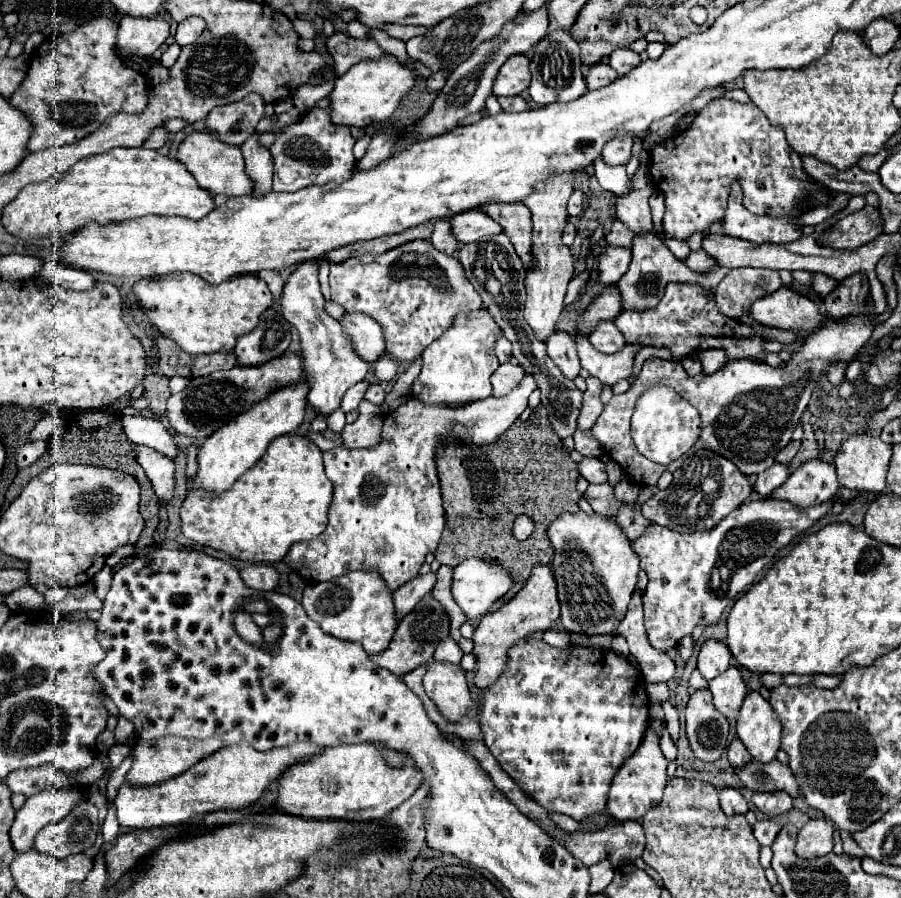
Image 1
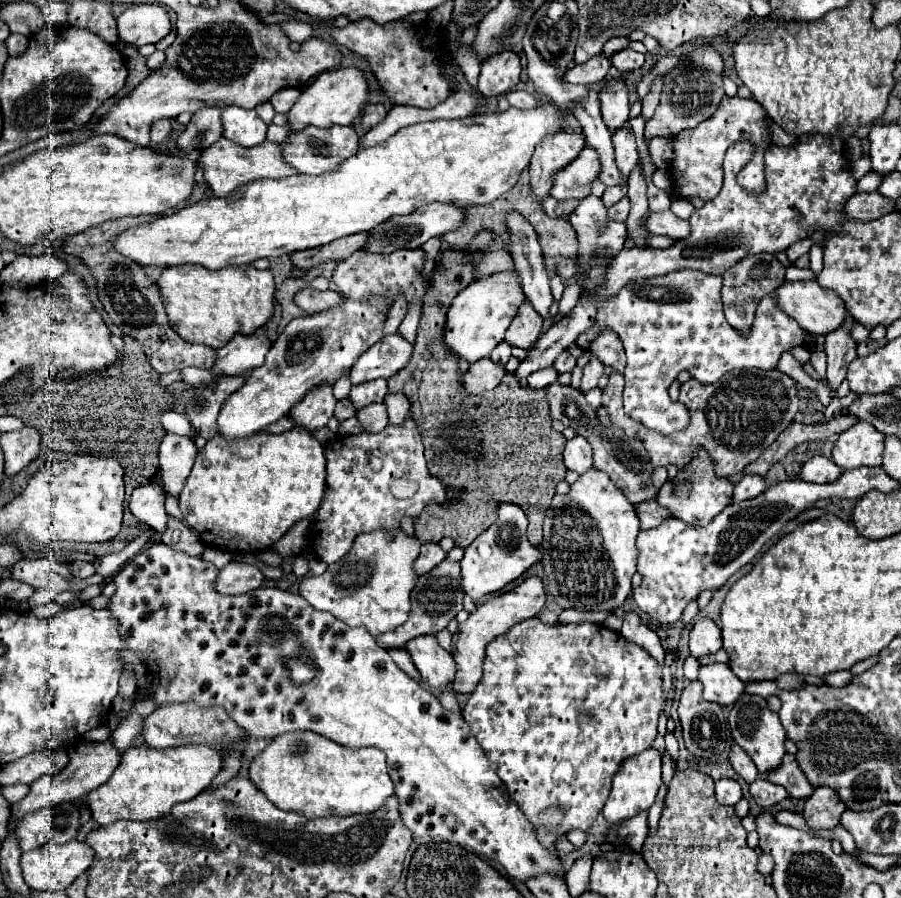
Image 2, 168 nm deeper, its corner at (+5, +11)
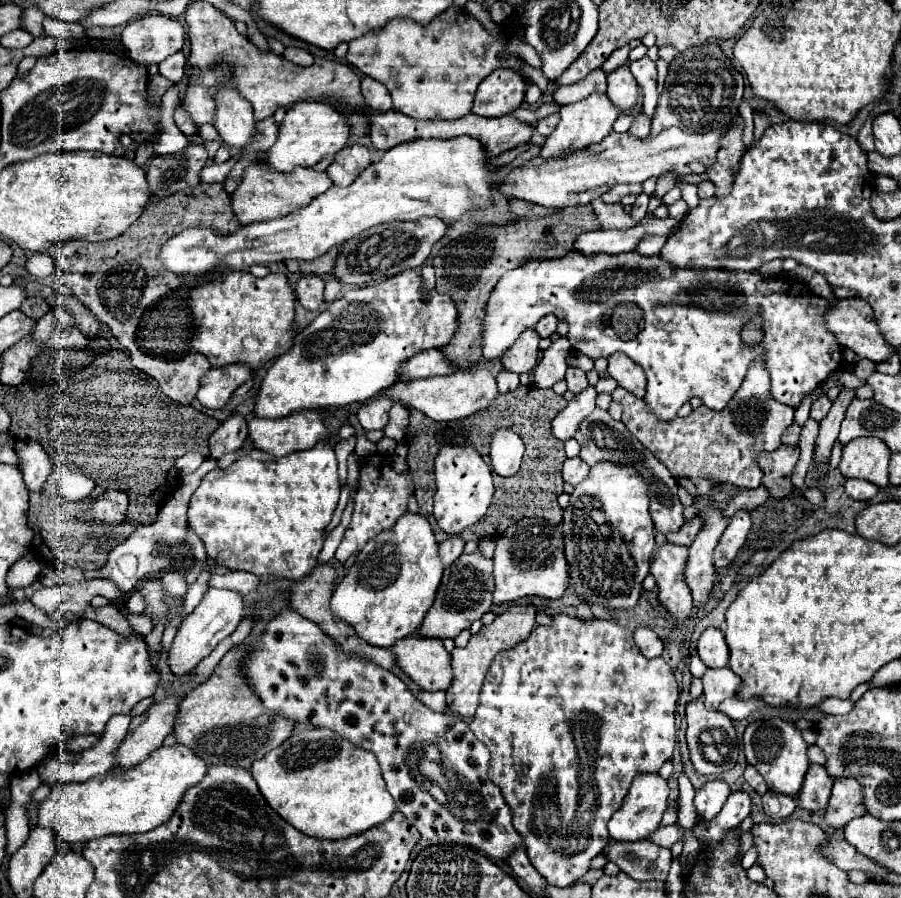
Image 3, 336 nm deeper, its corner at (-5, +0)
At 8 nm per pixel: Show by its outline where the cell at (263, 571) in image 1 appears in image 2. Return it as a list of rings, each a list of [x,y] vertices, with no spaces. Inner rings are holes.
[[[230,561],[224,569],[220,569],[214,589],[222,591],[224,595],[242,595],[252,589],[258,589],[262,583],[264,575],[256,565]]]

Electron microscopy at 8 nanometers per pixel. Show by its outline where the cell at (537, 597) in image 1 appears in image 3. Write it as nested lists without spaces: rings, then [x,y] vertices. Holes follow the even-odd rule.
[[[534,604],[512,606],[506,612],[498,614],[490,626],[482,626],[480,632],[470,638],[466,648],[454,648],[454,652],[452,652],[454,680],[452,680],[452,686],[446,690],[448,708],[452,712],[458,712],[460,716],[474,716],[478,702],[480,702],[482,682],[484,682],[484,676],[488,672],[492,658],[498,652],[502,652],[506,648],[514,648],[518,642],[526,640],[530,636],[530,632],[534,630],[534,626],[536,626],[536,606]]]

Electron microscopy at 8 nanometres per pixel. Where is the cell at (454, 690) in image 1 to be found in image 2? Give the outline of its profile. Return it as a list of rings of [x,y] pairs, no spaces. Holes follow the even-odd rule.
[[[434,635],[414,637],[414,641],[406,643],[406,651],[410,653],[416,669],[422,675],[422,681],[428,687],[444,689],[452,683],[456,675],[452,653],[444,651]]]

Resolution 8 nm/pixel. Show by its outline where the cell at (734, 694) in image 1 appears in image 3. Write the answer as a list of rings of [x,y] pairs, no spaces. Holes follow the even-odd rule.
[[[710,668],[704,676],[704,702],[710,710],[718,708],[726,698],[736,698],[738,688],[742,684],[740,676],[736,676],[730,668]]]

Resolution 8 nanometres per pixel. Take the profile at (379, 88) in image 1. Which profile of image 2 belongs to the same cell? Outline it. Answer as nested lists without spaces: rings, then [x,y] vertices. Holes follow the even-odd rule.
[[[354,67],[324,71],[312,83],[308,83],[306,89],[302,89],[300,97],[290,107],[288,129],[296,133],[310,125],[320,127],[320,129],[328,129],[332,125],[352,125],[358,119],[366,99],[368,99],[368,89],[366,89],[362,71],[358,71]]]

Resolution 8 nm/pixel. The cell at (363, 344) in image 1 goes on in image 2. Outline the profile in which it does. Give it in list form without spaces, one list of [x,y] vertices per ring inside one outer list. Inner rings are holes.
[[[302,289],[294,295],[294,301],[298,307],[302,307],[306,313],[320,313],[320,311],[326,311],[330,307],[338,307],[342,303],[342,297],[340,293],[336,291],[318,291],[318,289]]]

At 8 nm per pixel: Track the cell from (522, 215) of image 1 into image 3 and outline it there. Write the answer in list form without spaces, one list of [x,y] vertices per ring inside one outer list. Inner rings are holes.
[[[554,314],[544,316],[544,318],[542,318],[542,320],[536,324],[536,332],[538,332],[542,338],[552,336],[552,334],[556,332],[556,328],[558,328],[558,318],[556,318]]]

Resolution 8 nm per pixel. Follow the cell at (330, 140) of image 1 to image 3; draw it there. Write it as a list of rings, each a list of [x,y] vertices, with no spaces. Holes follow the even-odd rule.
[[[352,144],[334,156],[334,162],[326,168],[326,174],[334,186],[348,186],[370,162],[368,148],[362,144]]]

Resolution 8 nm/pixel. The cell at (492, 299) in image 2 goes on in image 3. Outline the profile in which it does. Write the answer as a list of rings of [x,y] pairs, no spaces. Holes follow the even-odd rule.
[[[572,250],[568,256],[558,260],[530,260],[500,278],[490,294],[482,320],[482,358],[492,362],[500,360],[522,330],[536,326],[544,314],[552,312],[558,320],[568,320],[568,338],[574,350],[590,356],[592,360],[608,358],[620,350],[642,366],[648,380],[644,402],[660,420],[674,420],[678,408],[692,396],[700,398],[708,408],[724,408],[740,388],[750,364],[758,356],[766,356],[772,396],[796,408],[802,396],[834,374],[834,370],[842,368],[842,346],[838,346],[836,338],[824,328],[820,318],[826,304],[828,302],[814,296],[806,284],[788,276],[762,278],[758,272],[674,268],[672,264],[660,260],[660,256],[640,256],[634,250],[622,254],[582,254]],[[758,308],[764,314],[766,338],[762,348],[752,350],[740,342],[738,330],[758,312]]]

